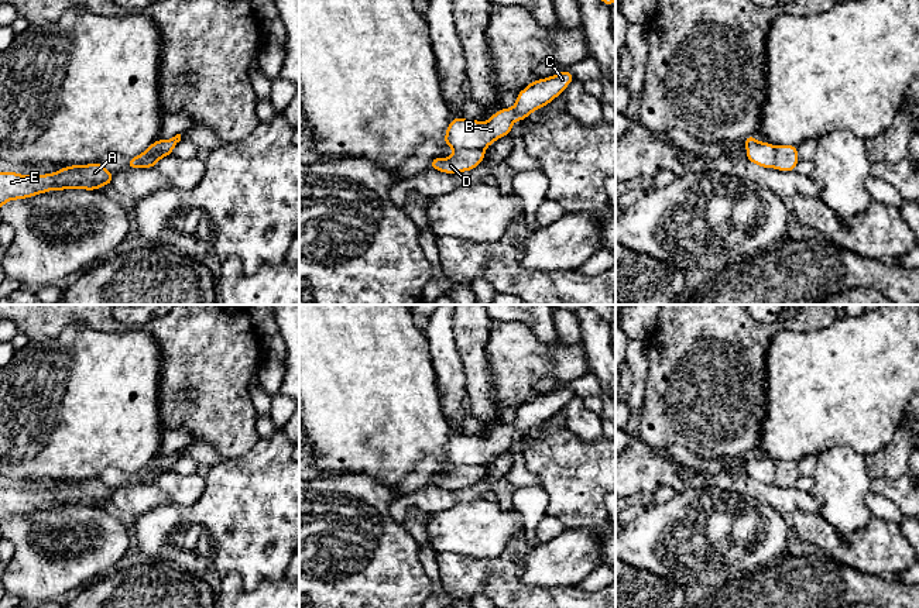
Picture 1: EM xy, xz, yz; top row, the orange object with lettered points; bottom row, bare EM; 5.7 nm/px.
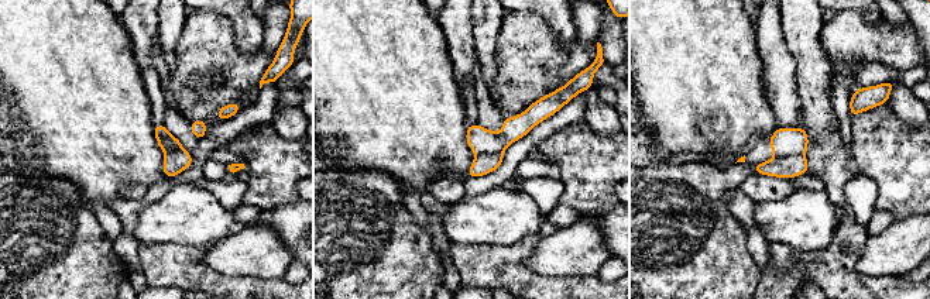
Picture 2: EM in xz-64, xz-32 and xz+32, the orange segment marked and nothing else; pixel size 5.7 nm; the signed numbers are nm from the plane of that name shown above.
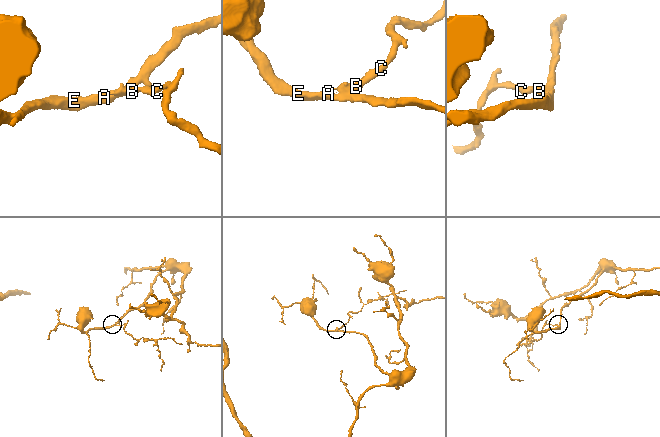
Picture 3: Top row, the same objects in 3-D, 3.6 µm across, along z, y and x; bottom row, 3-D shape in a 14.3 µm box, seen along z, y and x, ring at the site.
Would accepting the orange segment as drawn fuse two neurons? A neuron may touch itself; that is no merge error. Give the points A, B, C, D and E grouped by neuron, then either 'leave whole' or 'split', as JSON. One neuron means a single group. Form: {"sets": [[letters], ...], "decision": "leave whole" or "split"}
{"sets": [["A", "D", "E"], ["B", "C"]], "decision": "split"}

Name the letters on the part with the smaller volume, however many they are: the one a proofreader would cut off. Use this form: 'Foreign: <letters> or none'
Foreign: B, C

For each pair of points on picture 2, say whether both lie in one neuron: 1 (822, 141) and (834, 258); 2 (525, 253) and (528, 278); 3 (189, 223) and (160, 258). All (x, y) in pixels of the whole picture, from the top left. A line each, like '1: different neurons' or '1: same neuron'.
1: same neuron
2: same neuron
3: different neurons

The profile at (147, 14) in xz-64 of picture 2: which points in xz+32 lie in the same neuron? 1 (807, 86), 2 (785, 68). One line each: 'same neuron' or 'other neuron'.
1: other neuron
2: same neuron

